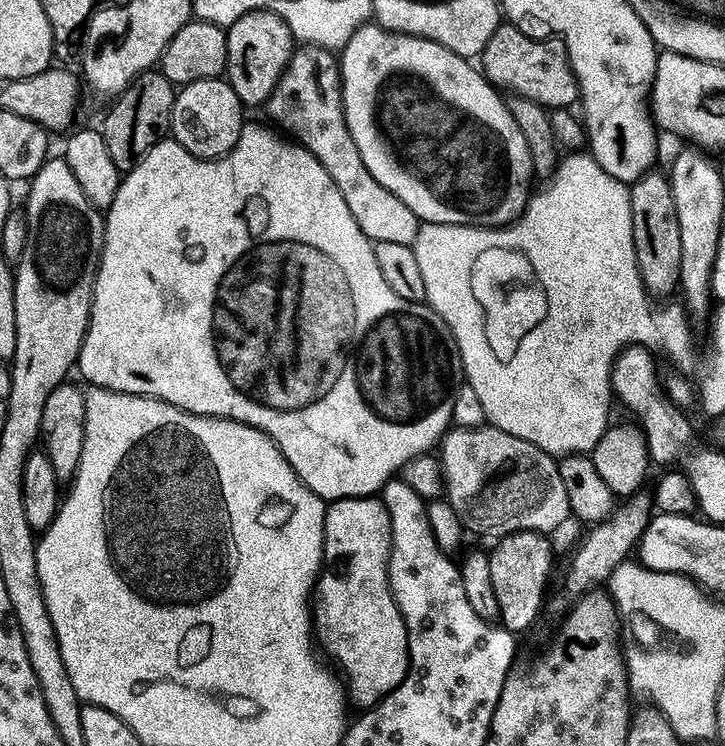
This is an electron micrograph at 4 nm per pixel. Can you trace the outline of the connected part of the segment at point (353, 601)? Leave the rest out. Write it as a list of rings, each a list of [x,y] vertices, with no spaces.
[[[375,495],[355,496],[331,501],[325,507],[323,563],[327,567],[321,571],[310,600],[314,640],[319,651],[325,657],[328,655],[342,673],[347,699],[351,703],[353,700],[360,710],[376,705],[390,690],[397,688],[408,673],[408,631],[388,581],[388,561],[391,559],[392,519],[383,499]]]

